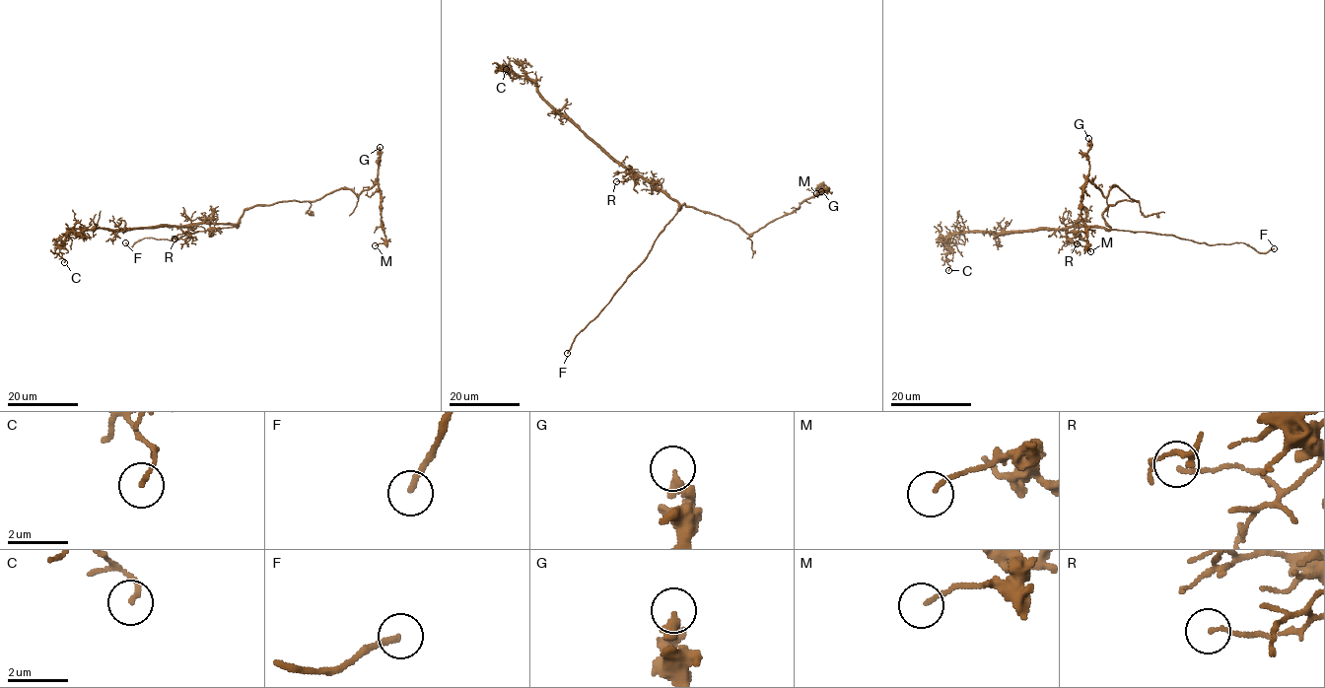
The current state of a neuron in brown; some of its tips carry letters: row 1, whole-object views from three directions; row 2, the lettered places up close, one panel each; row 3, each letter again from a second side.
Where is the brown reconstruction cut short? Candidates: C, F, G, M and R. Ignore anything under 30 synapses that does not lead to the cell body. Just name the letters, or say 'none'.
F

